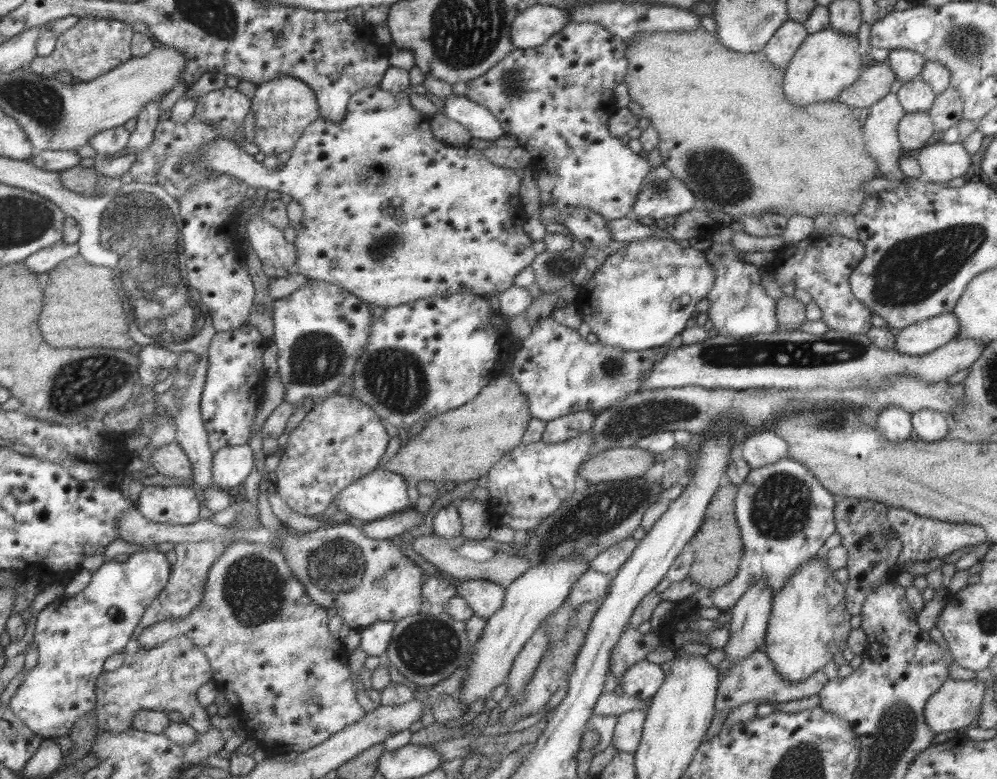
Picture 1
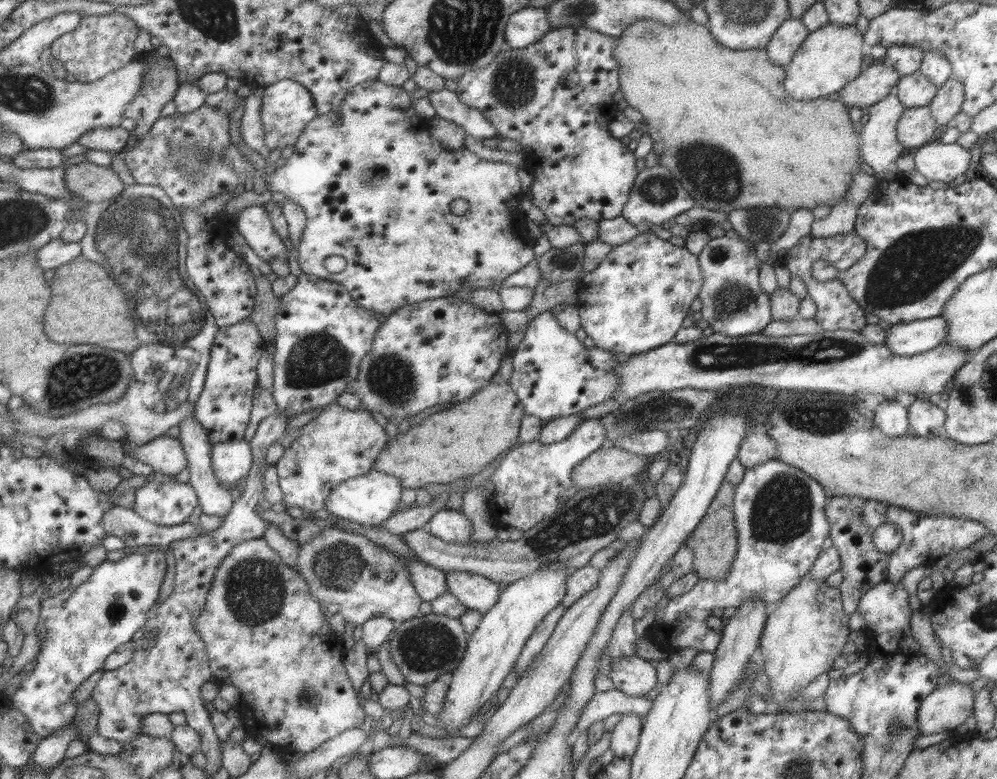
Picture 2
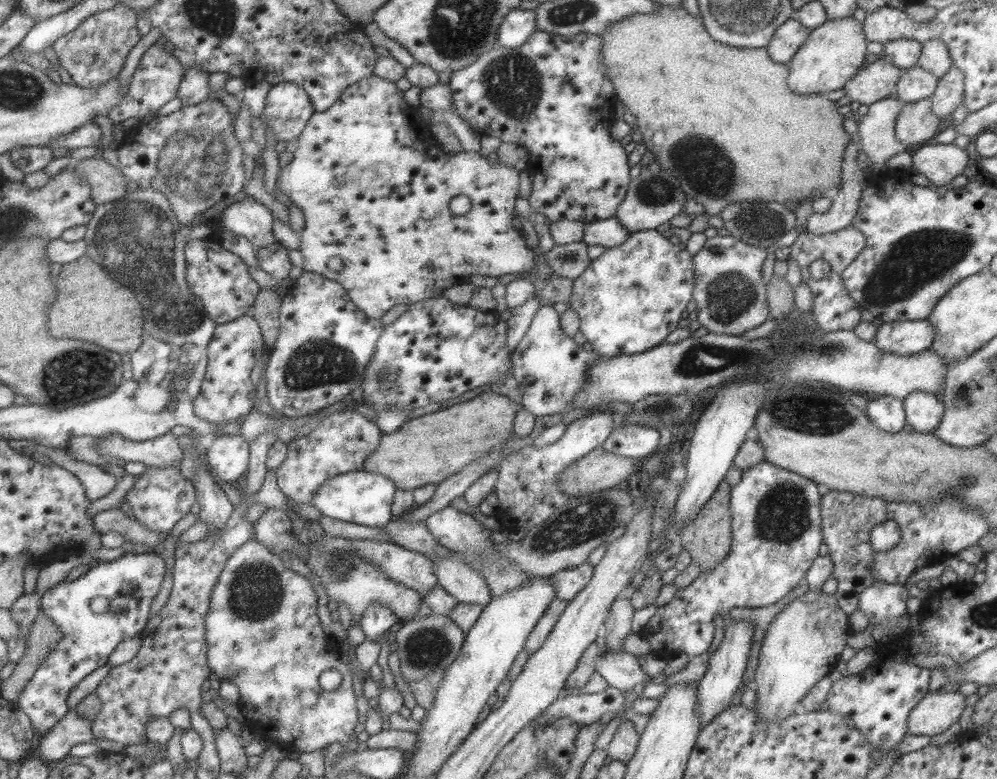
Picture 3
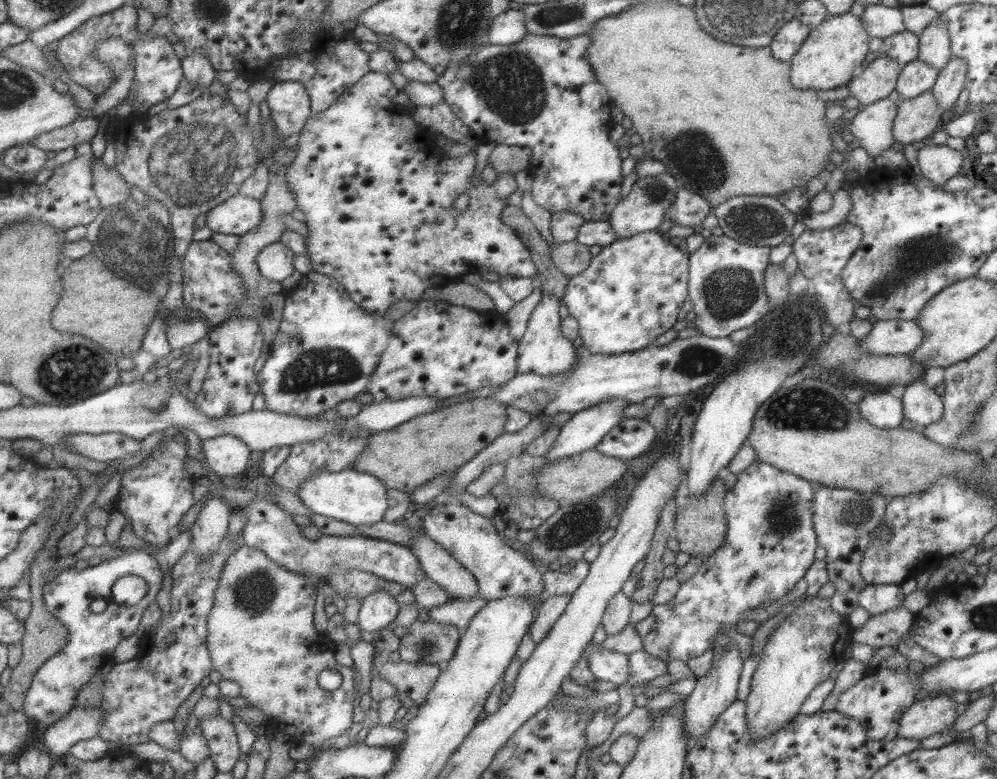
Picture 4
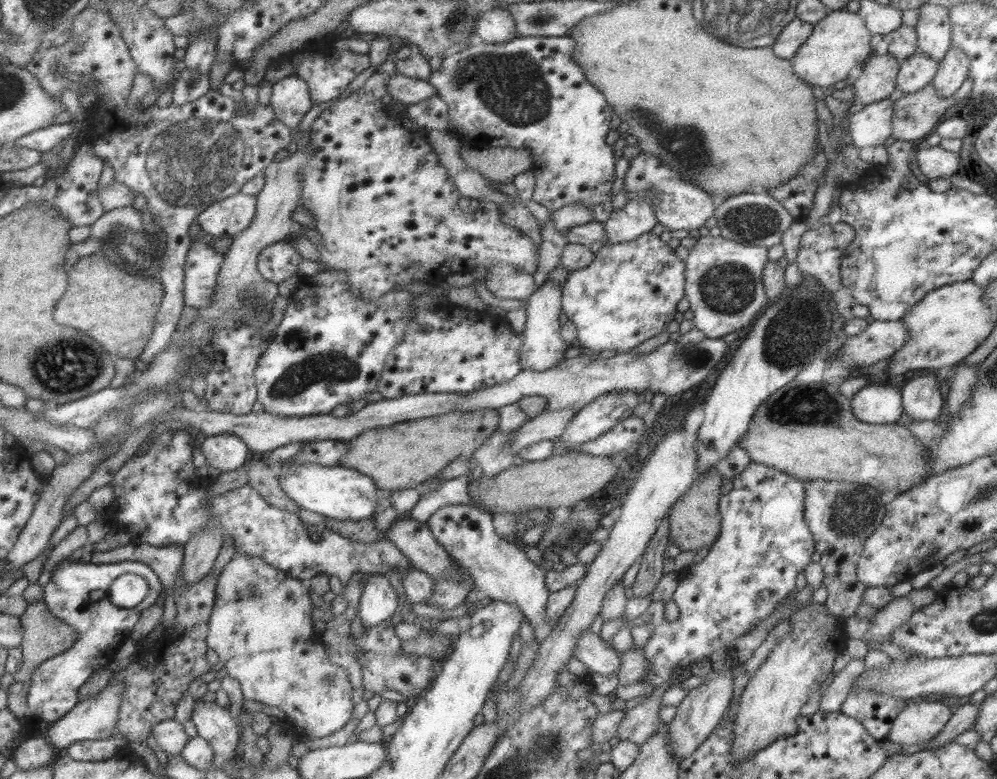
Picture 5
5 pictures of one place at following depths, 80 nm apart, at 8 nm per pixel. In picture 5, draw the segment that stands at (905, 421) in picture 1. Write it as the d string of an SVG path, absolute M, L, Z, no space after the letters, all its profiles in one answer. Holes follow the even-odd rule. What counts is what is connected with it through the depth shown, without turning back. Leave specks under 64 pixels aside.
M870 380L851 402L853 417L867 424L895 424L902 412L900 392L891 386L879 386Z

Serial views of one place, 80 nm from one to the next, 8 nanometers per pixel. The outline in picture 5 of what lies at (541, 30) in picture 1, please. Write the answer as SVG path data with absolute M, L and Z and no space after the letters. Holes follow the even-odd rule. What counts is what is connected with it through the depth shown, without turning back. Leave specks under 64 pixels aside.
M493 7L477 18L475 32L483 43L493 44L511 40L515 32L515 23L505 9Z

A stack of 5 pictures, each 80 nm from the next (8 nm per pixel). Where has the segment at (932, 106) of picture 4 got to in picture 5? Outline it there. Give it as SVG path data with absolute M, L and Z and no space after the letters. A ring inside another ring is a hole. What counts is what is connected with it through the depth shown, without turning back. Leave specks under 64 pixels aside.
M932 83L925 84L923 88L911 94L903 94L892 104L891 139L916 143L920 138L933 132L941 114L953 102L953 98L941 98L935 92Z

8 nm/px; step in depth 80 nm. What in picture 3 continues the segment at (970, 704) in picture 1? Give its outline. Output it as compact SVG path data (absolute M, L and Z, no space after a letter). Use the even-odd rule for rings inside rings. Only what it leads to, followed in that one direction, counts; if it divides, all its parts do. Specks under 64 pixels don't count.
M954 685L940 691L927 692L908 712L906 733L935 736L958 720L965 705L964 696L957 692Z

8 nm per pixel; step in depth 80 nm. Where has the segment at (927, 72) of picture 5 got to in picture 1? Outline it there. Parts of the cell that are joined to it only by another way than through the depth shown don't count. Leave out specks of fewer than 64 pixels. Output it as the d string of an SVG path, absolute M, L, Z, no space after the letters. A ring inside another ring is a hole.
M919 74L906 81L901 81L901 86L896 92L899 104L904 112L927 111L934 99L933 89L922 79Z

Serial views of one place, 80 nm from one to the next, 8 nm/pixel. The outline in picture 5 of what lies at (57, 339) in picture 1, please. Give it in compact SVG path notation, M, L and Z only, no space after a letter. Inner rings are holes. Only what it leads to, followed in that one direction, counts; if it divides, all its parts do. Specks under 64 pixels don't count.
M101 254L79 257L67 272L67 278L69 286L53 310L53 320L93 336L105 352L109 346L109 352L117 354L115 358L135 360L153 332L156 312L163 296L162 282L153 275L131 276Z

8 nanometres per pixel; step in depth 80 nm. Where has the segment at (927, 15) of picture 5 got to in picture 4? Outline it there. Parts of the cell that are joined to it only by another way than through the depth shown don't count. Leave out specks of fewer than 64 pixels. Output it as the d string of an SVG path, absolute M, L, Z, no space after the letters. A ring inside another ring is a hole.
M935 19L921 30L918 35L918 58L929 63L937 72L951 58L945 21L939 24Z

